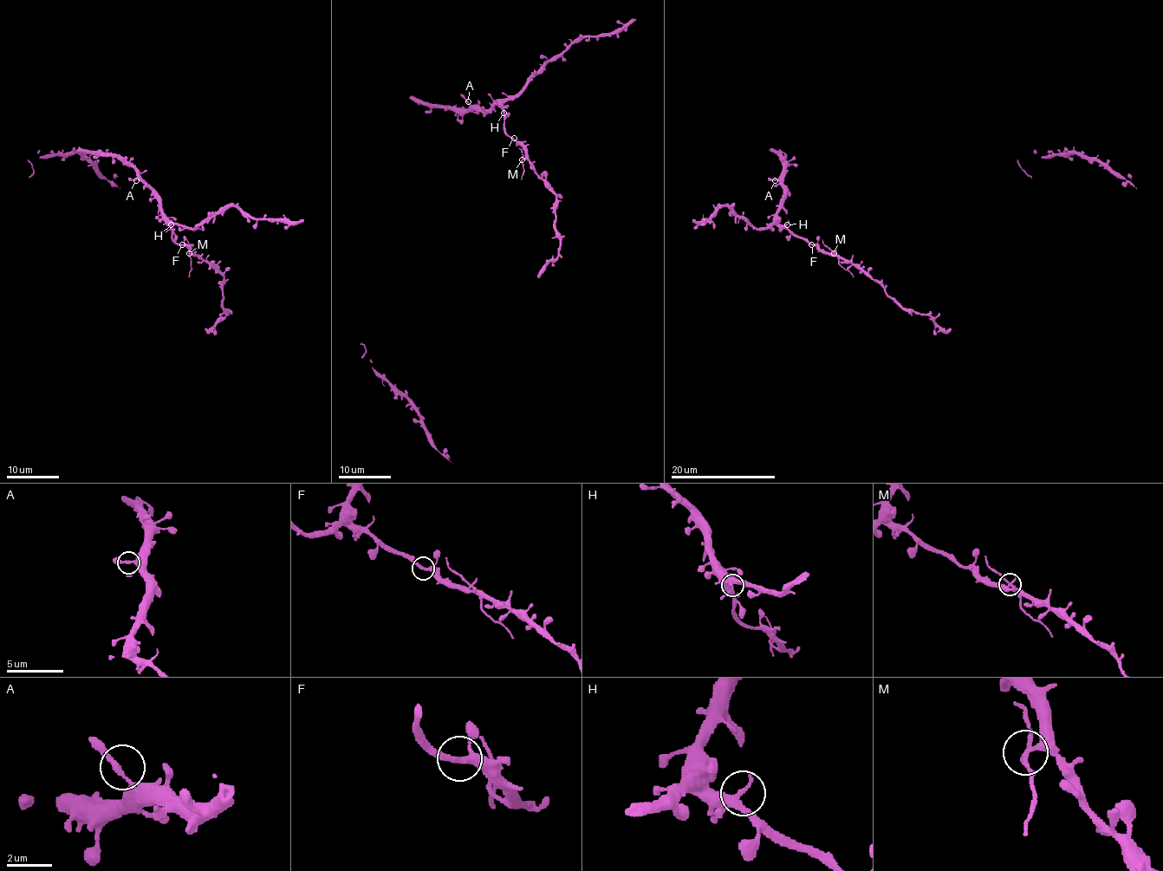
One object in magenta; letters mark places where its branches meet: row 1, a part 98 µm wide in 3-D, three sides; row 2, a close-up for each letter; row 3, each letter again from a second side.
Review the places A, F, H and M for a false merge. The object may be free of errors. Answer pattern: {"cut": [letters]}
{"cut": ["M"]}

